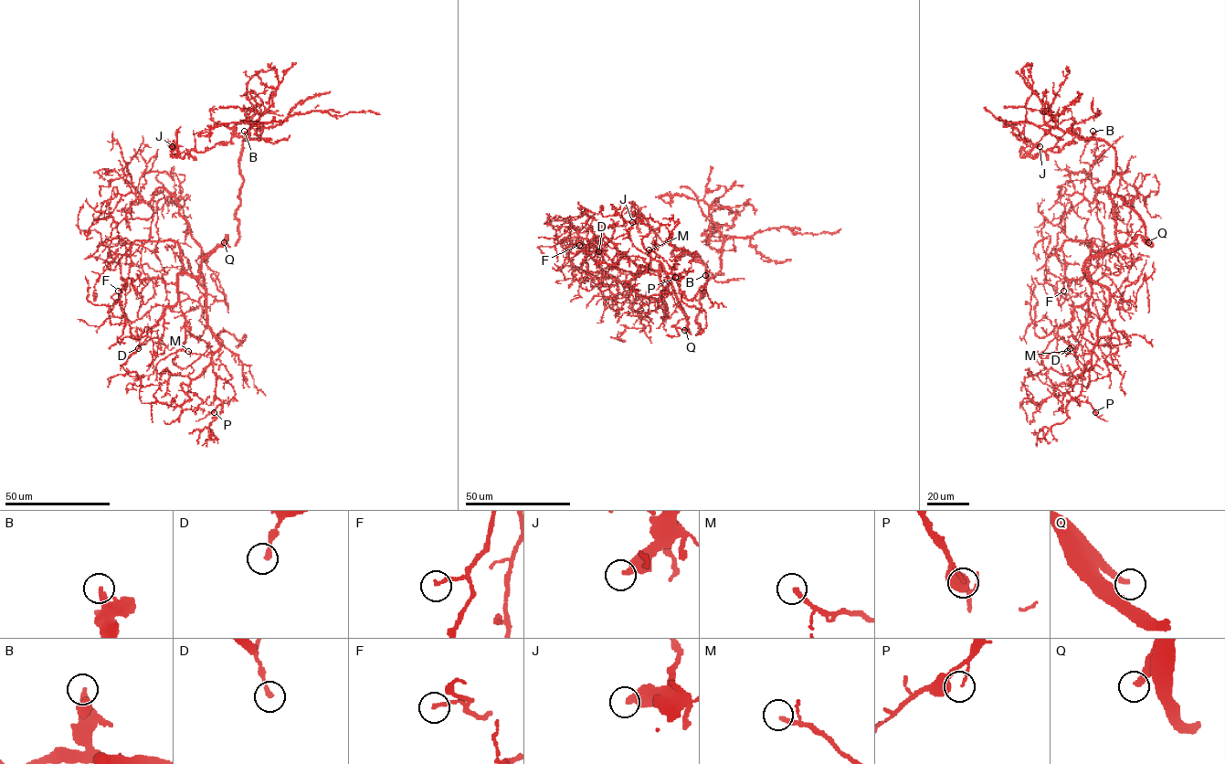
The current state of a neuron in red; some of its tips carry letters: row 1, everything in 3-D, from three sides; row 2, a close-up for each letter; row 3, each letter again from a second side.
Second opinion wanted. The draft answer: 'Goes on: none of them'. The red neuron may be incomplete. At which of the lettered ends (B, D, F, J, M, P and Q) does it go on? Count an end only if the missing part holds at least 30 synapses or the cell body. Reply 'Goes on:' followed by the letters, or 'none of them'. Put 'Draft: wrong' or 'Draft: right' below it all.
Goes on: Q
Draft: wrong

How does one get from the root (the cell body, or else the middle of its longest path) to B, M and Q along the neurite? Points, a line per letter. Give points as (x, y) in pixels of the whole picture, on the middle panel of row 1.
B: (673, 291), (688, 331), (696, 334), (700, 330), (697, 315), (705, 275)
M: (673, 291), (668, 274), (660, 267), (660, 281), (667, 291), (668, 282), (681, 276), (649, 249)
Q: (673, 291), (686, 318), (684, 330)

